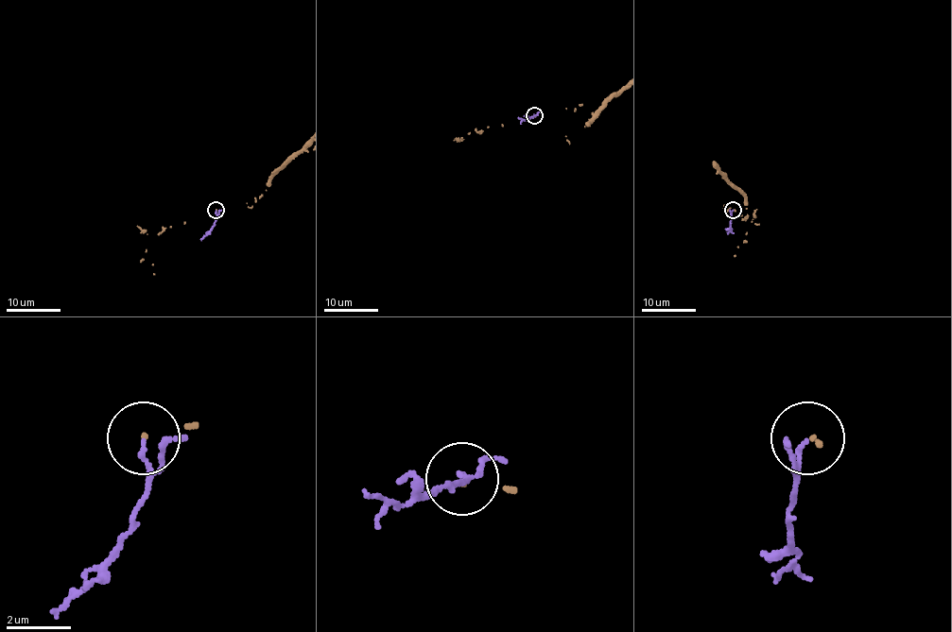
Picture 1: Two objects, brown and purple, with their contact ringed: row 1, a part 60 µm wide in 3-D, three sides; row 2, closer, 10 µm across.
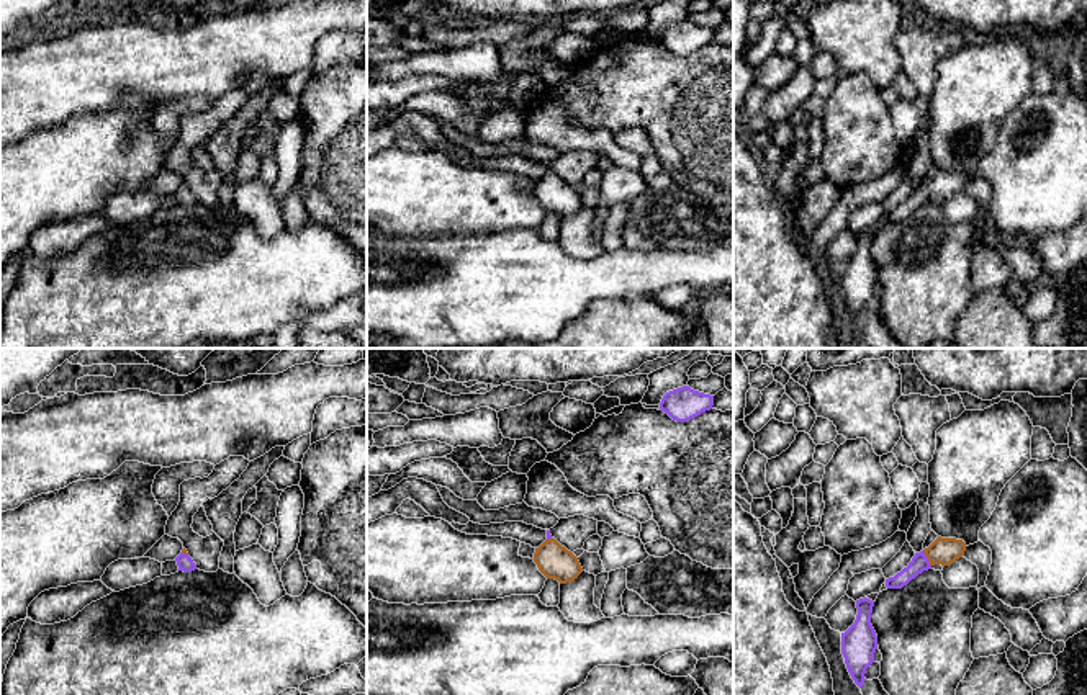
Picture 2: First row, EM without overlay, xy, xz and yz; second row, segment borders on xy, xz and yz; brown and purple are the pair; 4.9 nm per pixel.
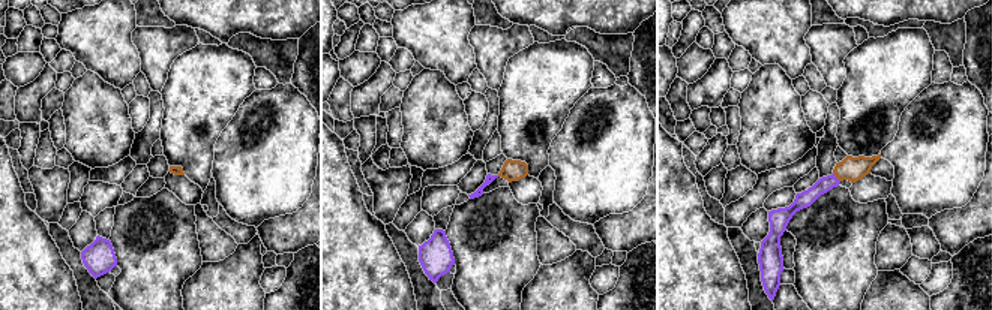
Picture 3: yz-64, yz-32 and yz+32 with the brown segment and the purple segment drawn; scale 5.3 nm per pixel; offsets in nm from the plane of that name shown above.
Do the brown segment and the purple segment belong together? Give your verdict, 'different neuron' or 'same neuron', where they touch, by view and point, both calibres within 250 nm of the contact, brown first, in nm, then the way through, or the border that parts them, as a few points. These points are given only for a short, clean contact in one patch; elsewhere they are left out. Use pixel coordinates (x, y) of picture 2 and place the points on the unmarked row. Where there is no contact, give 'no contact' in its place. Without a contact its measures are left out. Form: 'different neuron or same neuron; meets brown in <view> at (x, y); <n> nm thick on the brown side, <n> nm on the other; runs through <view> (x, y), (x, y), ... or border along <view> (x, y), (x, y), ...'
same neuron; meets brown in yz at (929, 193); 140 nm thick on the brown side, 90 nm on the other; runs through yz (945, 185), (938, 185), (929, 193), (919, 197)

